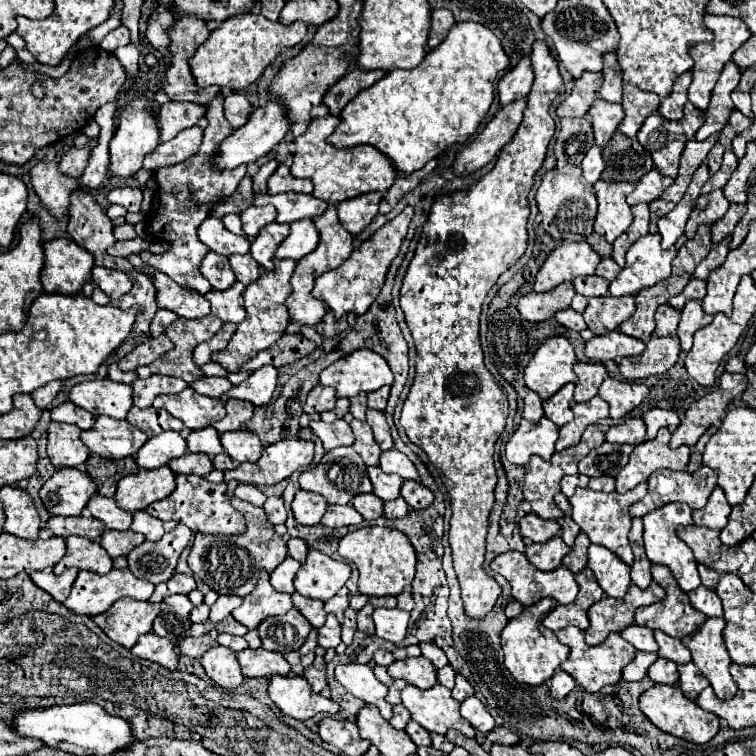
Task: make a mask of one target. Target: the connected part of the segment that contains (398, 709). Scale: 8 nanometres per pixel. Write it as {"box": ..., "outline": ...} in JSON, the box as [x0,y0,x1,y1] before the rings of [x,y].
{"box":[389,705,411,729],"outline":[[[393,705],[393,717],[389,719],[389,723],[395,727],[395,729],[405,729],[405,725],[411,721],[411,715],[409,711],[403,707],[403,705]]]}

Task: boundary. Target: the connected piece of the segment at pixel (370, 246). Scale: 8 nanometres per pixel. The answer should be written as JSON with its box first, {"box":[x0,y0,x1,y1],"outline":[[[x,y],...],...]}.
{"box":[313,205,413,319],"outline":[[[407,205],[395,219],[391,219],[381,229],[377,229],[373,233],[373,237],[363,241],[337,269],[325,271],[319,275],[319,279],[315,279],[313,295],[323,299],[325,305],[335,313],[337,319],[349,311],[355,311],[357,315],[361,315],[375,301],[375,297],[379,295],[379,291],[383,287],[385,273],[387,273],[391,261],[397,257],[399,247],[407,235],[407,225],[409,225],[411,217],[413,217],[413,207]]]}

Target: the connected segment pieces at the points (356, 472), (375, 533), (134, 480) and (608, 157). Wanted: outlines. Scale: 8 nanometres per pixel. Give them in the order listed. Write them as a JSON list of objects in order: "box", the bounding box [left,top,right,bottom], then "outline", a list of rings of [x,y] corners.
[{"box":[299,447,373,505],"outline":[[[337,447],[333,451],[327,451],[319,461],[319,465],[301,473],[299,485],[305,491],[323,495],[329,505],[347,505],[355,495],[373,491],[371,481],[367,477],[367,465],[363,463],[361,455],[353,447]]]},{"box":[339,527,417,597],"outline":[[[363,527],[349,531],[339,541],[339,555],[353,561],[359,569],[359,593],[385,597],[399,595],[413,583],[417,553],[409,541],[409,537],[397,529],[387,527]]]},{"box":[115,465,175,513],"outline":[[[163,465],[159,469],[141,469],[139,473],[125,475],[117,483],[115,501],[121,509],[133,513],[137,509],[145,509],[153,501],[165,499],[175,489],[175,473]]]},{"box":[601,131,653,183],"outline":[[[615,131],[601,151],[605,159],[605,171],[601,175],[603,181],[637,183],[653,169],[653,159],[643,149],[643,145],[637,139],[623,135],[621,131]]]}]

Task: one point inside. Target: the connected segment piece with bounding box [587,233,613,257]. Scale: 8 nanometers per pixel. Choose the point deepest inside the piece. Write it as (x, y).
(604, 249)

